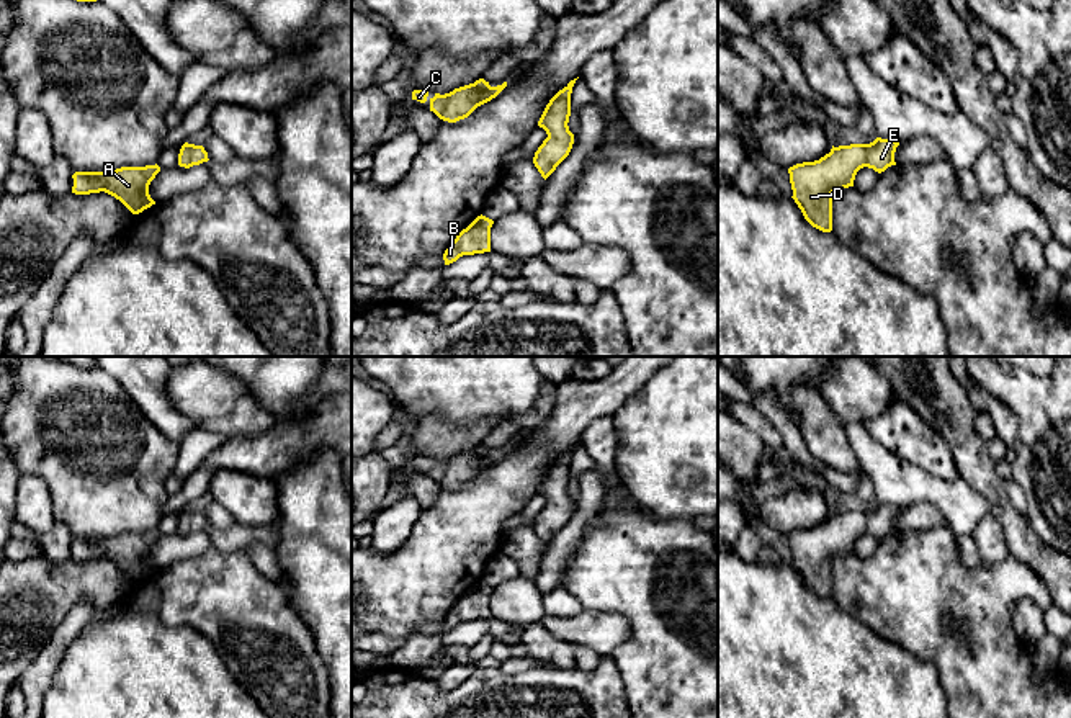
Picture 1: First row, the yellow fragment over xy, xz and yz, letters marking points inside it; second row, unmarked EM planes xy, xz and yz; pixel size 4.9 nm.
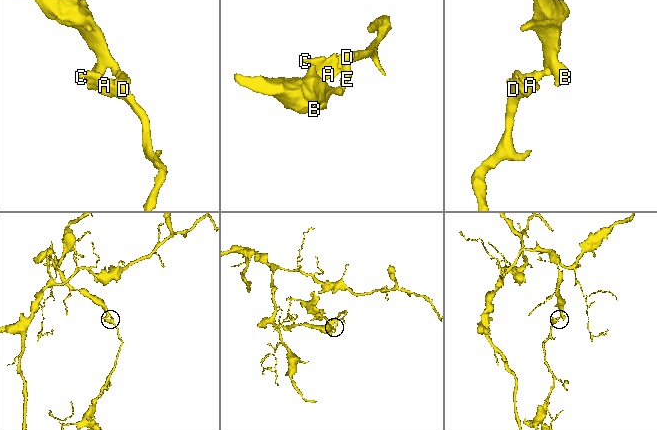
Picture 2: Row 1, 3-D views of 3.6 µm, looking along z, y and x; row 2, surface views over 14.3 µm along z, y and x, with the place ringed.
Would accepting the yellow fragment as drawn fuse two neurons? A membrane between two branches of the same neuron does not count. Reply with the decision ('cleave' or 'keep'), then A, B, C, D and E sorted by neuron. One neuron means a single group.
keep; A B C D E

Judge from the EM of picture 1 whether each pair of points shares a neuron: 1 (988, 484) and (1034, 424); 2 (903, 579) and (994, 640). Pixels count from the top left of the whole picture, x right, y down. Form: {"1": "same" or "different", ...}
{"1": "different", "2": "same"}

